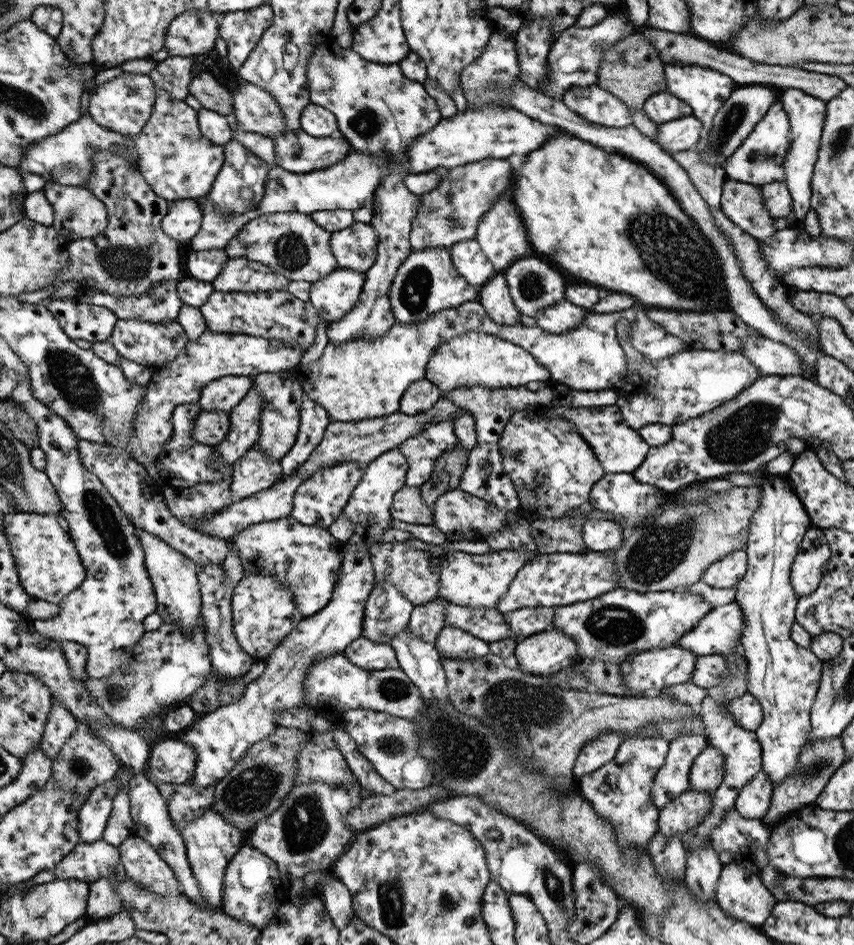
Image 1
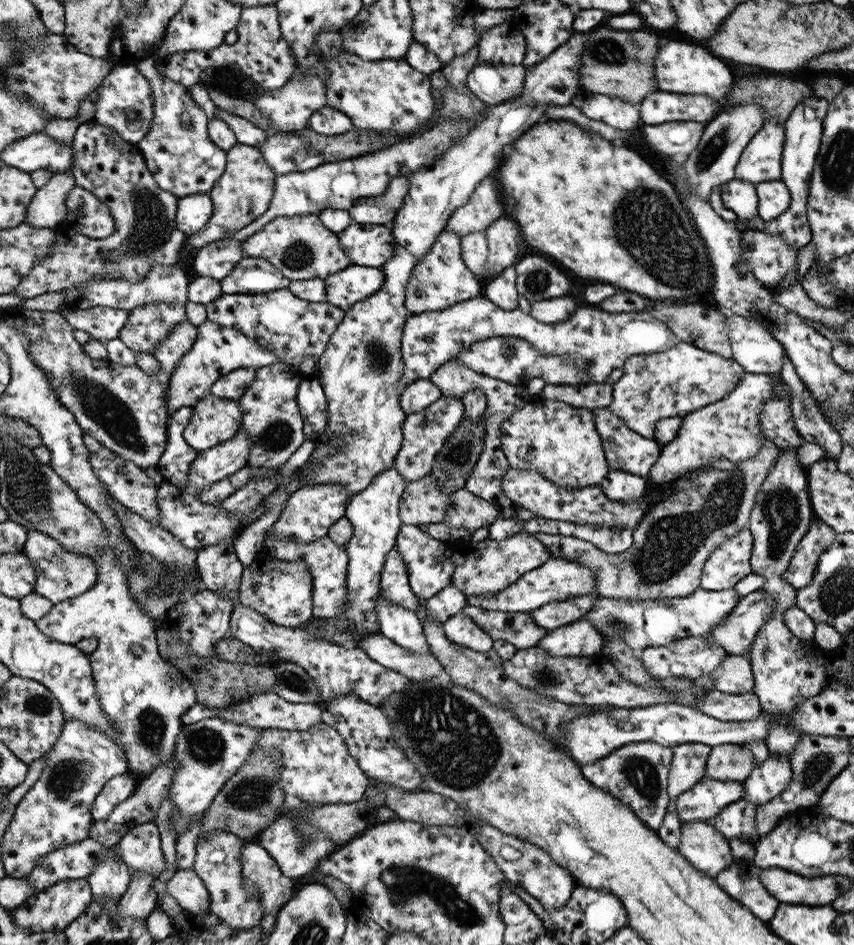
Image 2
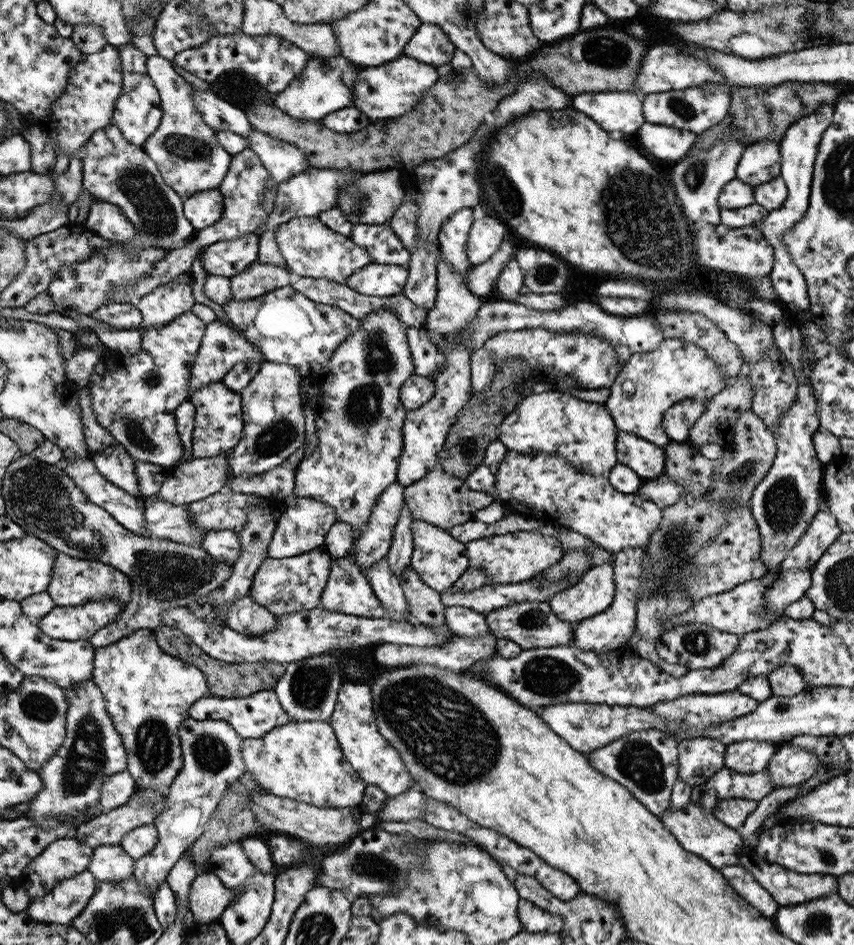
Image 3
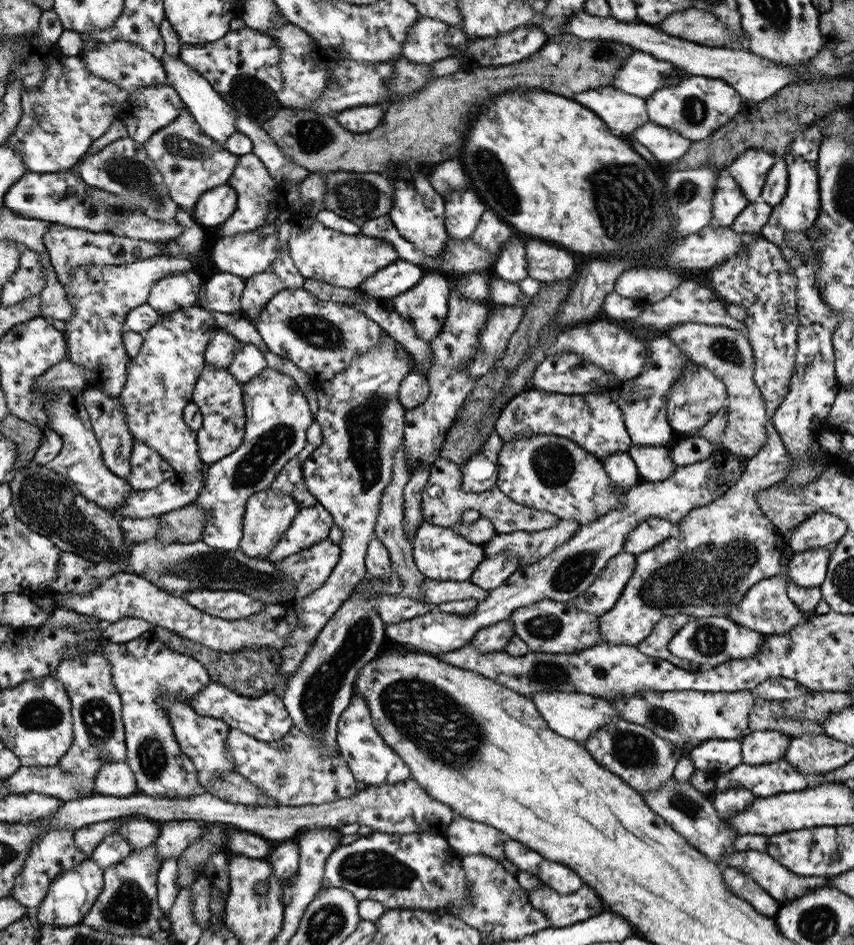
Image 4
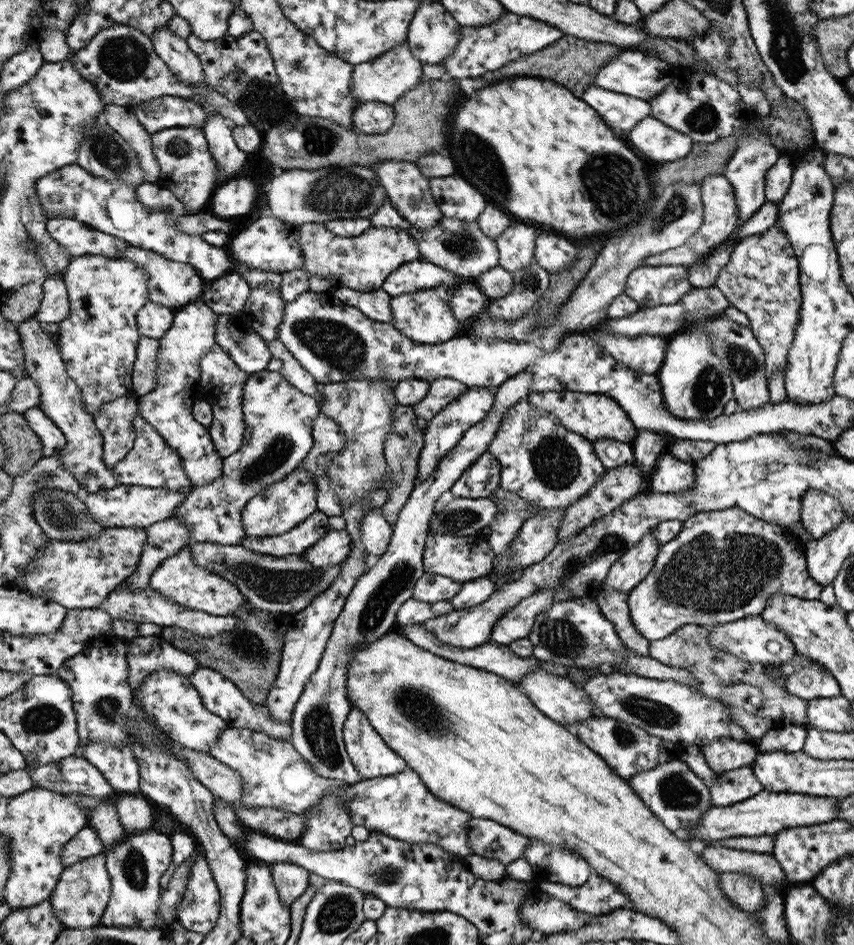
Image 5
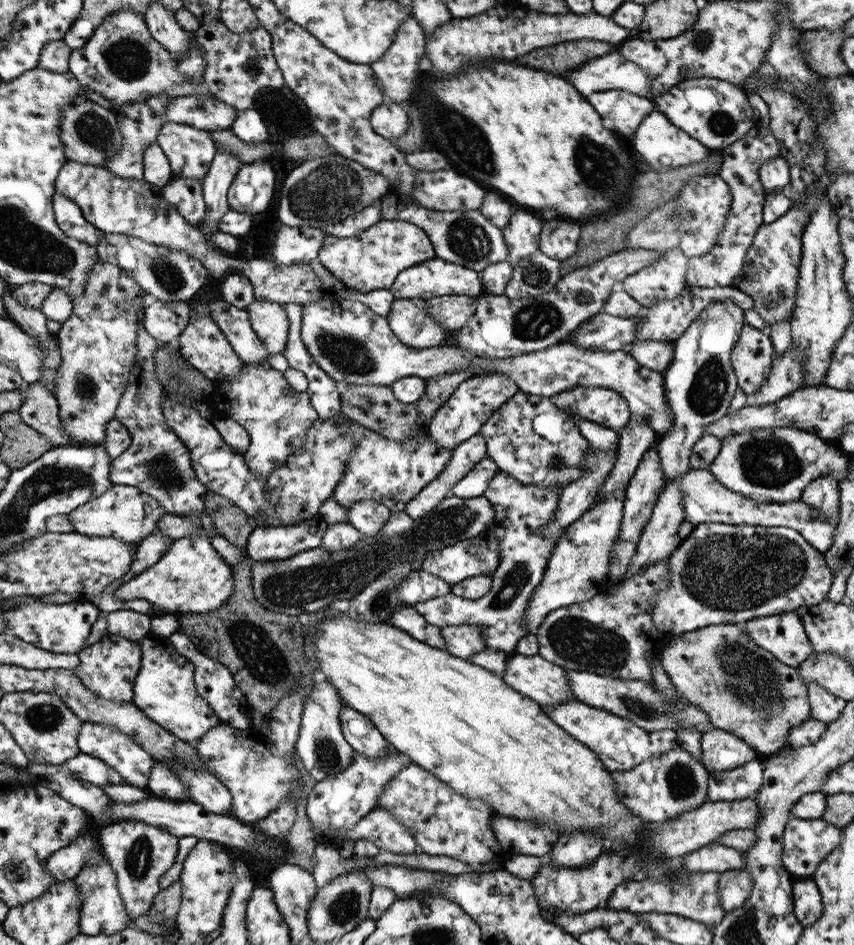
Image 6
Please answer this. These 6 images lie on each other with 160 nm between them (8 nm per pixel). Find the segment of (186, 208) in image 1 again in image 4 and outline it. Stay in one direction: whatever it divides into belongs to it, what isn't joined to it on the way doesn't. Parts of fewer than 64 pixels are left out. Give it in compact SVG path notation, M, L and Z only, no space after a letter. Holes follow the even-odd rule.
M230 184L207 190L190 211L192 221L210 232L228 221L237 209L237 191Z

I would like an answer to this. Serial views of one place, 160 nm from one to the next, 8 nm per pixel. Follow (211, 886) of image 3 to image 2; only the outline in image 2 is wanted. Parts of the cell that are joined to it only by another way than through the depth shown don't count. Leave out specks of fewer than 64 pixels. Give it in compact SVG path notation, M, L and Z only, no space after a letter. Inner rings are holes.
M177 870L168 882L154 881L153 889L159 896L165 890L192 915L210 913L210 893L206 890L204 881L194 870Z

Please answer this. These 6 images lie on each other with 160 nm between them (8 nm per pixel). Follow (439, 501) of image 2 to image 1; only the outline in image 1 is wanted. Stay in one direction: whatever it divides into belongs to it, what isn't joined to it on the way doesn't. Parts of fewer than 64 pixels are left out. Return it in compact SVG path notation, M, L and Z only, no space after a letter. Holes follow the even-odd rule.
M418 486L400 488L393 496L390 514L404 524L434 525L433 509L424 504Z

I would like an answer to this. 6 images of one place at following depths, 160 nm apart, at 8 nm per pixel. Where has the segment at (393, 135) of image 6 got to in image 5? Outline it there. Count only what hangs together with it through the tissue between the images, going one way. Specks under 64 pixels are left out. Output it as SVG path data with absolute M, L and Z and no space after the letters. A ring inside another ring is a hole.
M366 102L357 106L353 125L364 135L384 134L393 124L396 114L393 105L385 102Z

